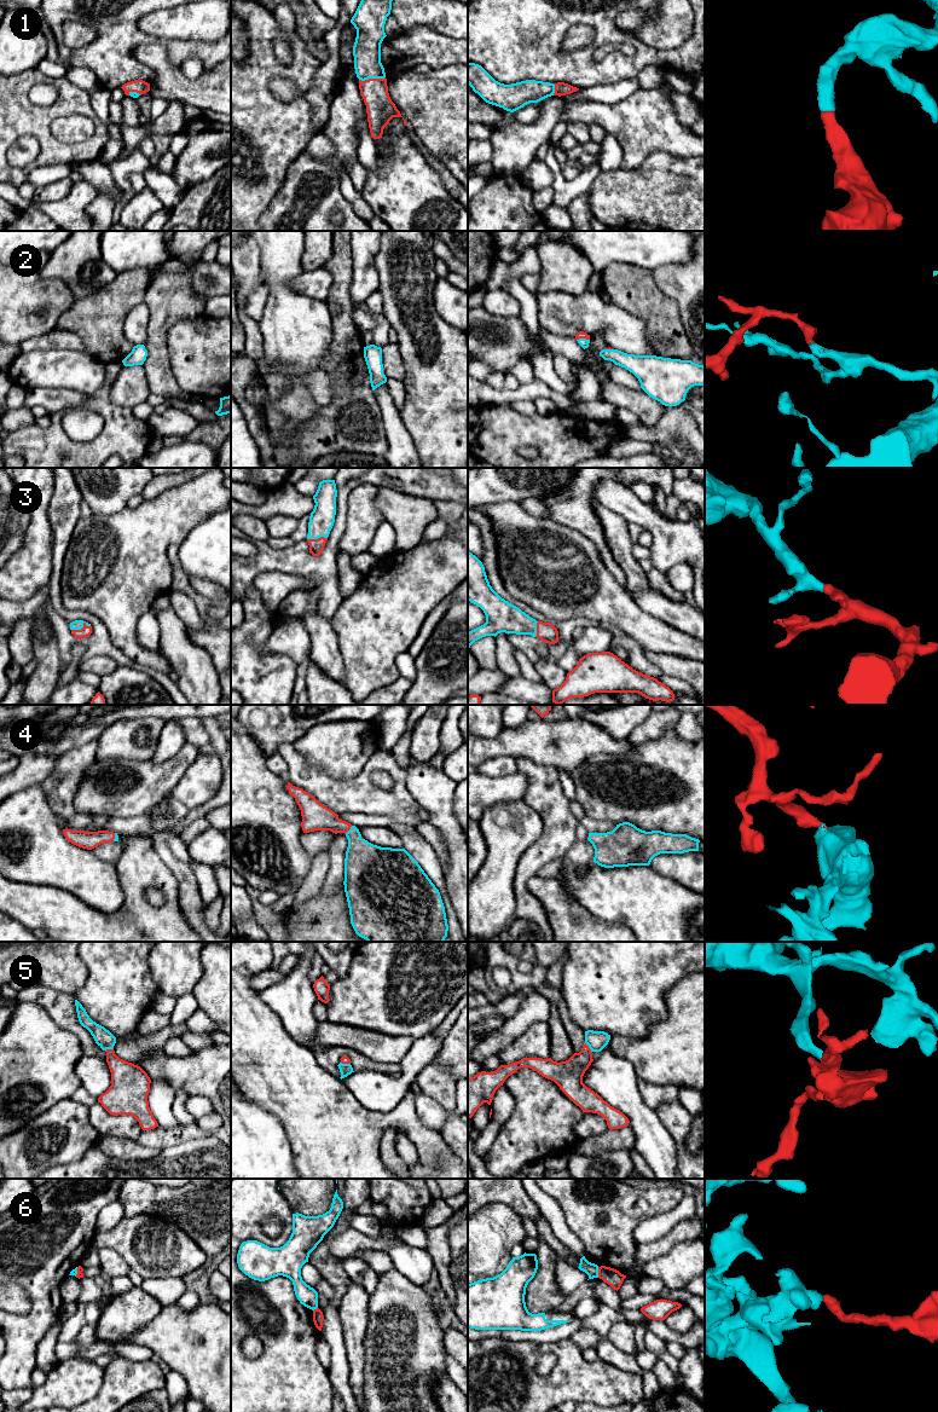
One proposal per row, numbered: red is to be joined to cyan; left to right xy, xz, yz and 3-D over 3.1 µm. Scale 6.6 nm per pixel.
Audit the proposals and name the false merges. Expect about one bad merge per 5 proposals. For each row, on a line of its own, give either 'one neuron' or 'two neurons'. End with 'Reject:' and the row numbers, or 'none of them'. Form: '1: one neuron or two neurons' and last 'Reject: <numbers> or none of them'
1: one neuron
2: one neuron
3: one neuron
4: one neuron
5: one neuron
6: two neurons
Reject: 6

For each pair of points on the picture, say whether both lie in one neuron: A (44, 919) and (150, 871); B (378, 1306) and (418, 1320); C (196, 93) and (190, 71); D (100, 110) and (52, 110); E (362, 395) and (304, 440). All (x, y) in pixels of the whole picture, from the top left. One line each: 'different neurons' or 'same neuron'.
A: same neuron
B: same neuron
C: different neurons
D: different neurons
E: same neuron

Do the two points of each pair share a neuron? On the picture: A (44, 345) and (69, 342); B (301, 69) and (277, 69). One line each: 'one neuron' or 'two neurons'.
A: one neuron
B: one neuron

